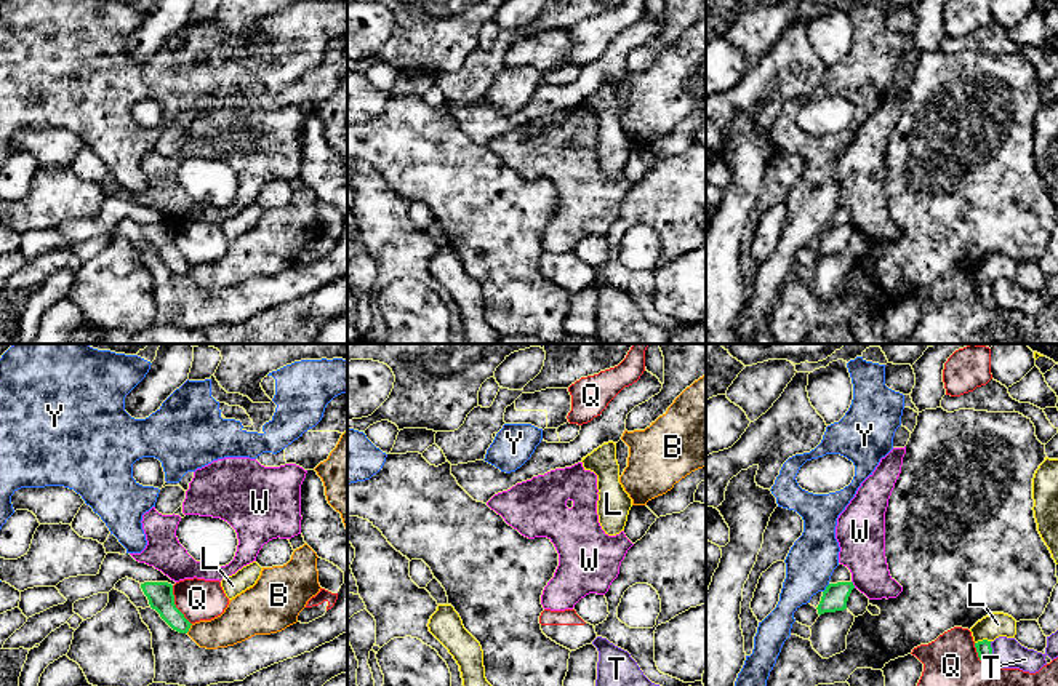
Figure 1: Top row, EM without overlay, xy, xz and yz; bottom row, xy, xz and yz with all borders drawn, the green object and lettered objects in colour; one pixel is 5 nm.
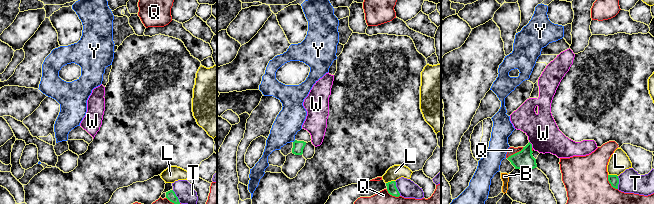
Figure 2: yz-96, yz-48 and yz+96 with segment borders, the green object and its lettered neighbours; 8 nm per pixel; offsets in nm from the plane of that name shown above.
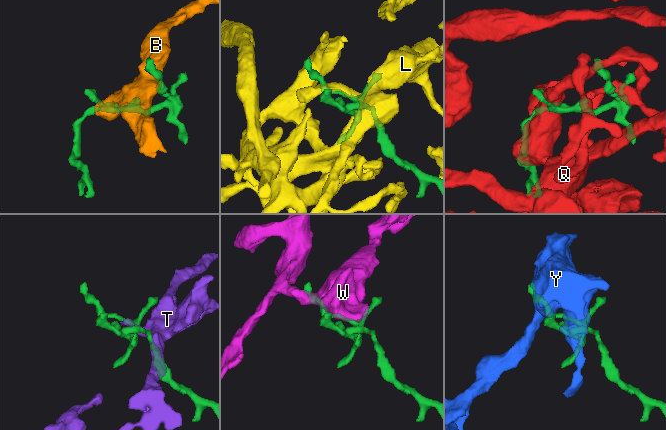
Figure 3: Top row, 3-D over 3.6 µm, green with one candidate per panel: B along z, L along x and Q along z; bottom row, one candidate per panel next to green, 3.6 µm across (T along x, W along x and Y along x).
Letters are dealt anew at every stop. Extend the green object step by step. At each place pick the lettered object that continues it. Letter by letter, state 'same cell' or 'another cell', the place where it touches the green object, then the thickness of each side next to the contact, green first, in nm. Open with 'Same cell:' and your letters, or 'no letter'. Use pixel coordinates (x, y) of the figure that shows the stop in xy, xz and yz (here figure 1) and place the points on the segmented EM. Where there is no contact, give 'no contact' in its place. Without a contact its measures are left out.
Same cell: no letter
B: another cell; contact xy (189, 627); calibres 130 and 190 nm
L: another cell; contact yz (983, 640); calibres 80 and 130 nm
Q: another cell; contact xy (175, 605); calibres 130 and 200 nm
T: another cell; contact yz (991, 653); calibres 80 and 150 nm
W: another cell; contact yz (852, 584); calibres 130 and 240 nm
Y: another cell; contact yz (826, 589); calibres 130 and 240 nm

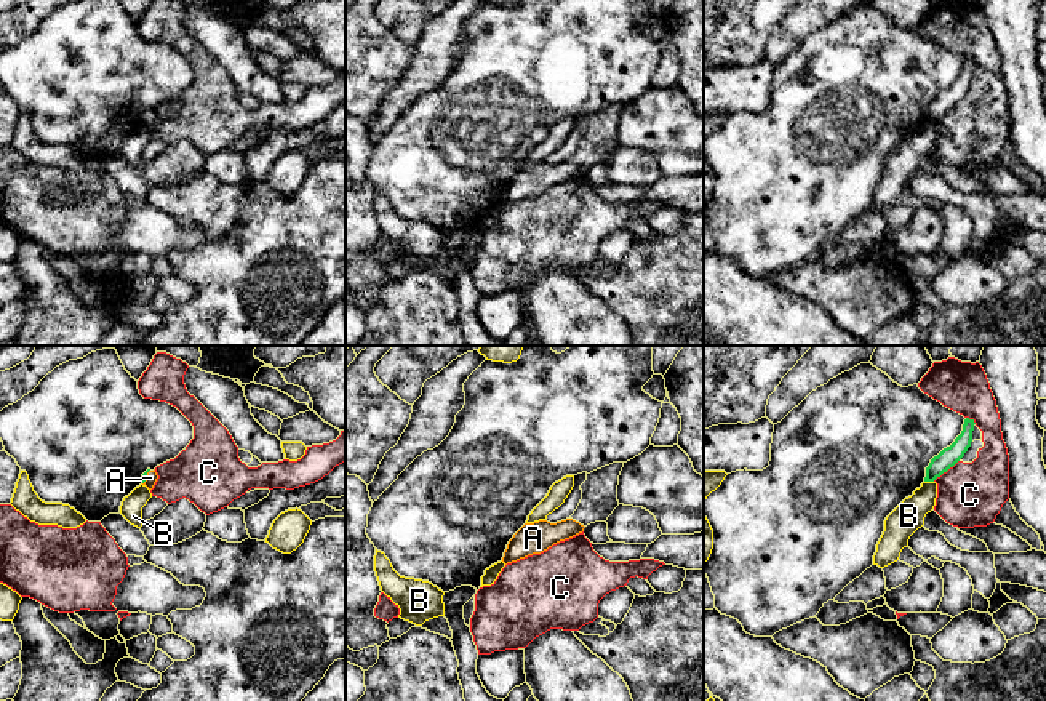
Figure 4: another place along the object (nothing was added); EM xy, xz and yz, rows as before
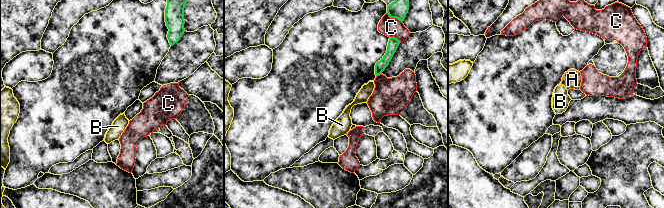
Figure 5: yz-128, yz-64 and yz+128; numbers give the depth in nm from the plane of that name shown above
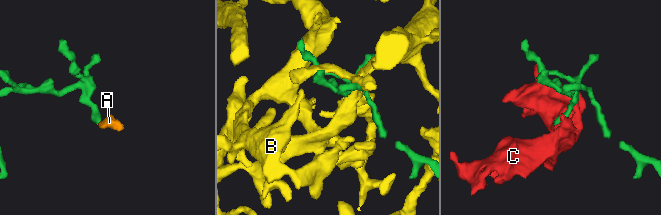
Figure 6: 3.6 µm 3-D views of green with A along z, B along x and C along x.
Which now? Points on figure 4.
Same cell: A
A: same cell; contact xy (144, 477); calibres 20 and 60 nm
B: another cell; contact yz (930, 480); calibres 100 and 160 nm
C: another cell; contact yz (946, 471); calibres 100 and 320 nm

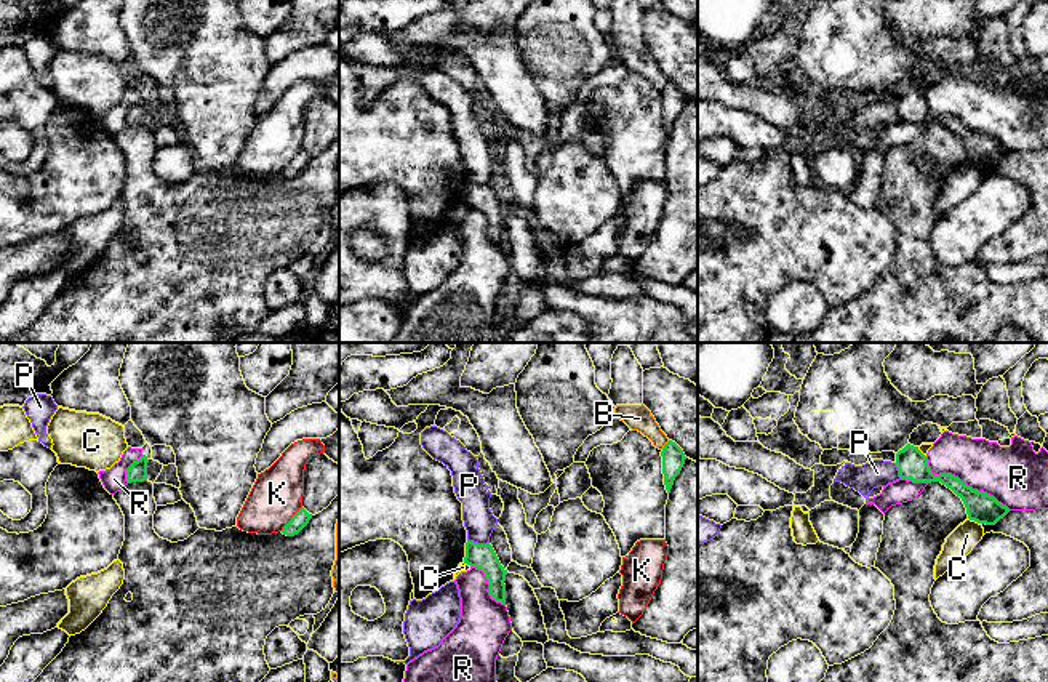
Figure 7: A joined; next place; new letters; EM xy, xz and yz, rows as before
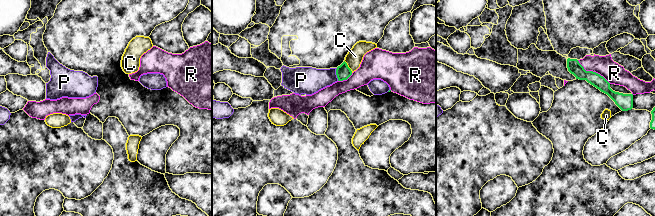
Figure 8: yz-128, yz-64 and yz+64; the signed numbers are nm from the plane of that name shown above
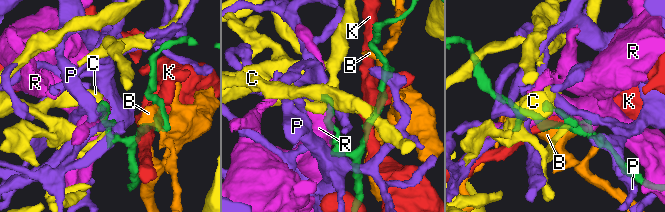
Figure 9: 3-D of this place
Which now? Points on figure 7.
Same cell: no letter
B: another cell; contact xz (664, 445); calibres 110 and 130 nm
C: another cell; contact yz (975, 521); calibres 150 and 140 nm
K: another cell; contact xy (292, 519); calibres 80 and 260 nm
P: another cell; contact xz (477, 543); calibres 130 and 160 nm
R: another cell; contact yz (962, 482); calibres 150 and 280 nm

